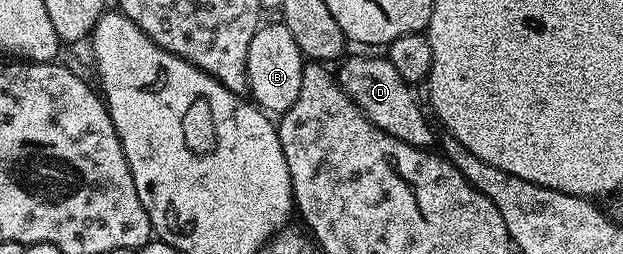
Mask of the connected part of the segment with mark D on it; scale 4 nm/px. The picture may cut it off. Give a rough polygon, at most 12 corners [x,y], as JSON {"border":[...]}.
{"border":[[347,57],[337,81],[380,131],[436,142],[415,91],[387,57]]}

